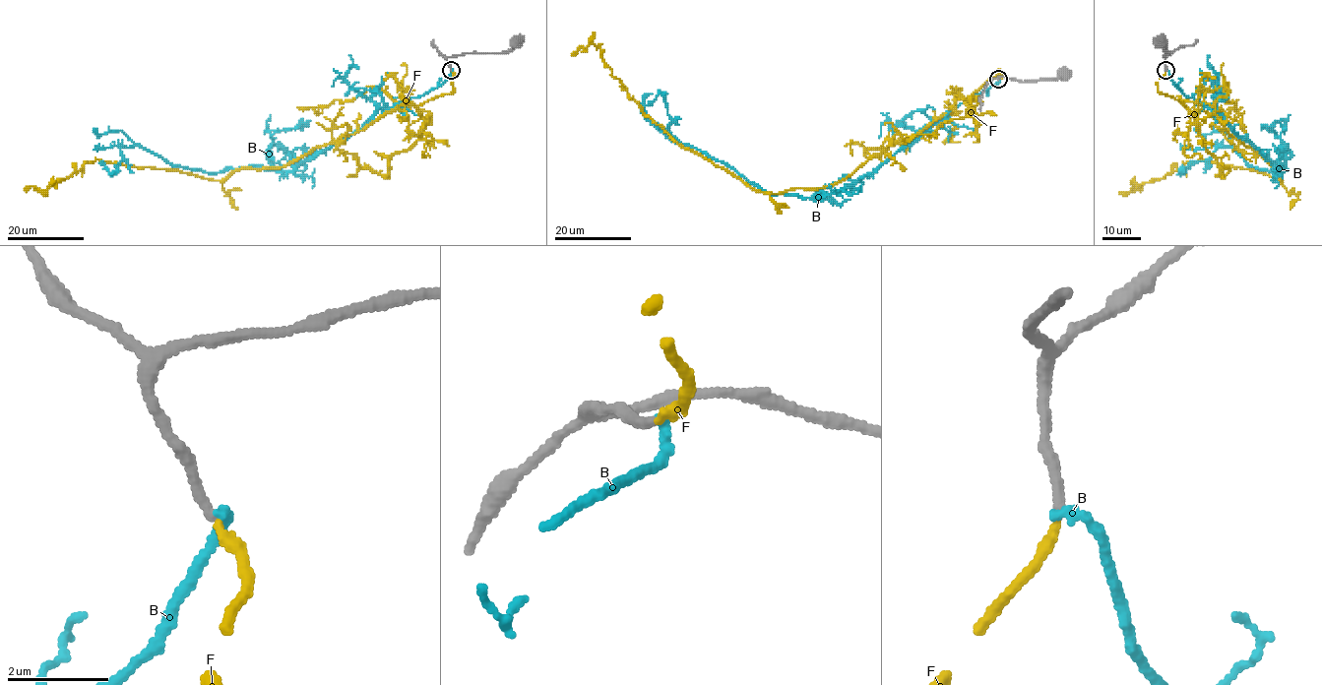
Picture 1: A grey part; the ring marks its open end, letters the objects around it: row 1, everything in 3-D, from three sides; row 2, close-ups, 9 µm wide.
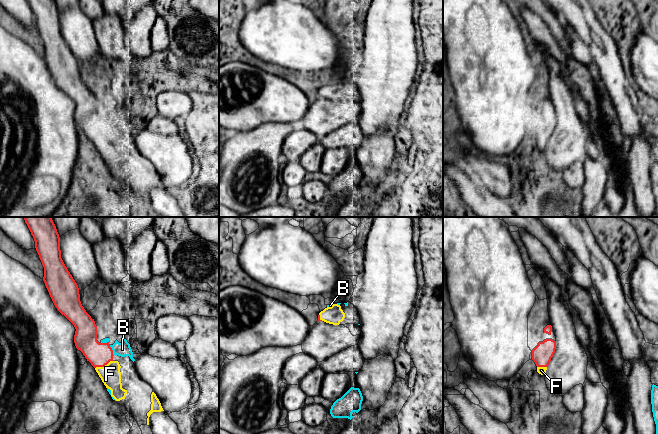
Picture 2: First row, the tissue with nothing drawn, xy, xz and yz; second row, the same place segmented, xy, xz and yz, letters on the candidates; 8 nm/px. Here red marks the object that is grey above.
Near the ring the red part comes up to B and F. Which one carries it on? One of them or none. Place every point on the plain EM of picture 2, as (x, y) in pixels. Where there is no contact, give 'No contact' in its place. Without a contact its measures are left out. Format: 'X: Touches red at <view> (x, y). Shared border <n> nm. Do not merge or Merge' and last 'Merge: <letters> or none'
B: Touches red at xy (112, 126). Shared border 90 nm. Do not merge
F: Touches red at xy (103, 142). Shared border 160 nm. Merge
Merge: F

